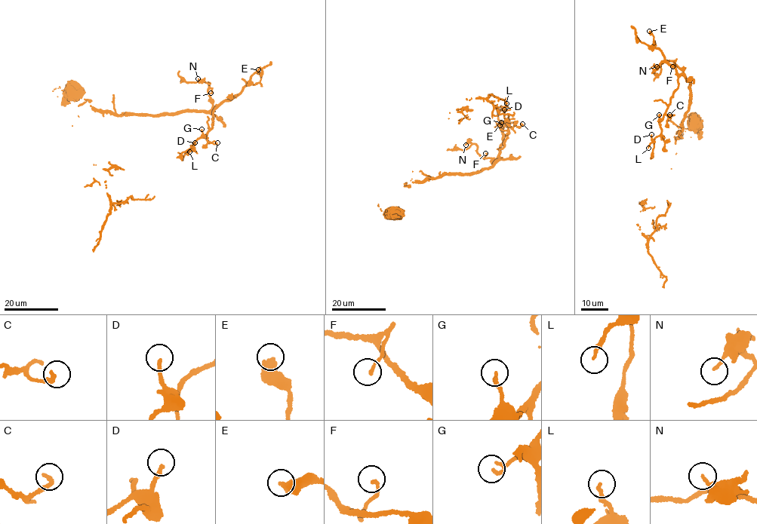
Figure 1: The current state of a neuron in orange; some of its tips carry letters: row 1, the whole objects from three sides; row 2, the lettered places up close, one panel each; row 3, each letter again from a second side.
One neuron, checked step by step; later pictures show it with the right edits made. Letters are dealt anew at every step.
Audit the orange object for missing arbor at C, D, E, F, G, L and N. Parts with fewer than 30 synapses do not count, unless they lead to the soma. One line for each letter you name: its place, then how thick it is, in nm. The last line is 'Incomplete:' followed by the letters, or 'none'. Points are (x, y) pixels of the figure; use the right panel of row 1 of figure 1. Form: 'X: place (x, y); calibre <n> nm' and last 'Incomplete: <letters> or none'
Incomplete: none

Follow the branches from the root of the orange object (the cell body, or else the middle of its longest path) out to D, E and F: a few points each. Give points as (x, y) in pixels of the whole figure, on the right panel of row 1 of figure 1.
D: (696, 124), (676, 136), (691, 99), (681, 75), (660, 123), (660, 134), (653, 139), (651, 134)
E: (696, 124), (698, 121), (676, 136), (683, 130), (689, 109), (690, 85), (665, 62), (649, 31)
F: (696, 124), (698, 121), (676, 136), (683, 130), (692, 97), (684, 70), (675, 60), (672, 66)

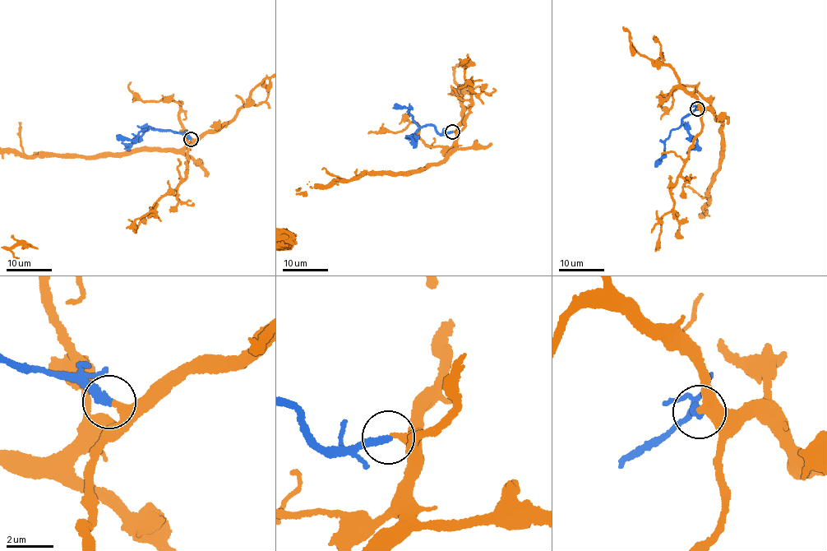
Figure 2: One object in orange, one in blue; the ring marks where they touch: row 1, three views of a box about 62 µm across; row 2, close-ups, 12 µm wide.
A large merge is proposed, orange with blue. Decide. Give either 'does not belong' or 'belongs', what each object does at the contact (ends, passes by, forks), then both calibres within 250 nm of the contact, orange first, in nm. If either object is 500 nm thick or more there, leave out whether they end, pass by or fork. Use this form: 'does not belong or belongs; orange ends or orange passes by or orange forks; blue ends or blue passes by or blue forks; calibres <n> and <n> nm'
belongs; orange passes by; blue ends; calibres 280 and 360 nm

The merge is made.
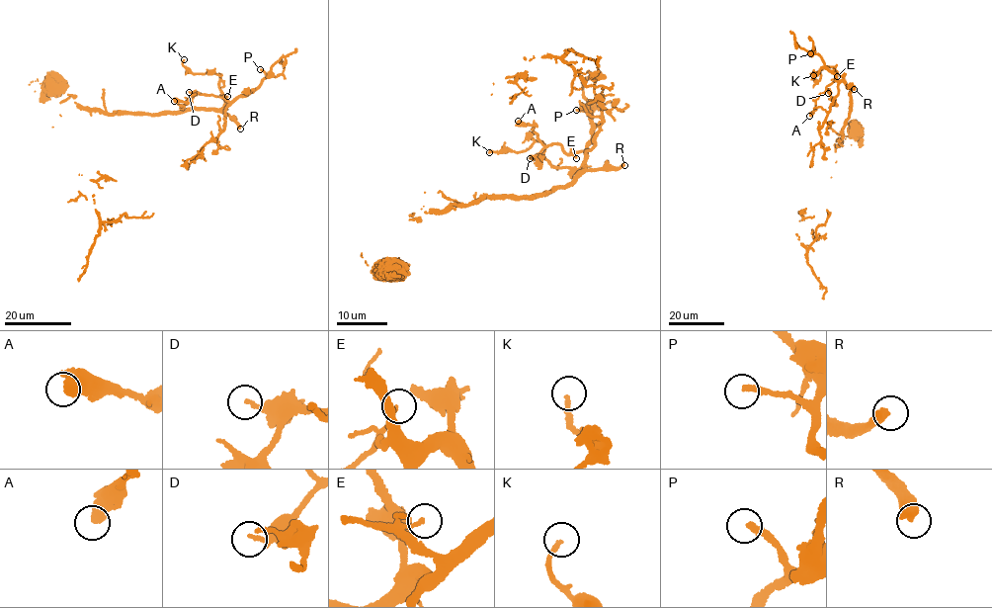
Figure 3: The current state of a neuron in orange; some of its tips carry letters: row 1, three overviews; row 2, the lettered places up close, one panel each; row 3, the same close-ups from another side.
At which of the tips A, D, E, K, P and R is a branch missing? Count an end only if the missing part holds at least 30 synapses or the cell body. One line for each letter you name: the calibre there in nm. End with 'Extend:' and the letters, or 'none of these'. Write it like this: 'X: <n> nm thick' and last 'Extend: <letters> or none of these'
K: 180 nm thick
P: 220 nm thick
R: 480 nm thick
Extend: K, P, R

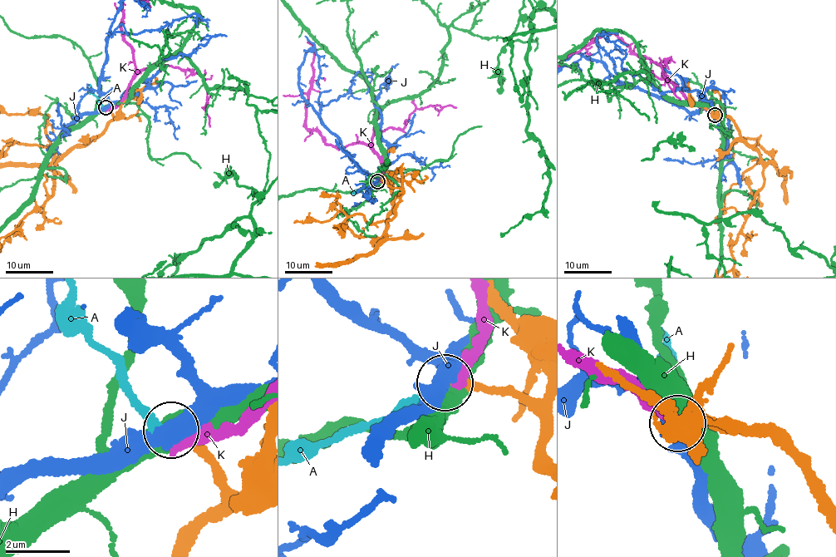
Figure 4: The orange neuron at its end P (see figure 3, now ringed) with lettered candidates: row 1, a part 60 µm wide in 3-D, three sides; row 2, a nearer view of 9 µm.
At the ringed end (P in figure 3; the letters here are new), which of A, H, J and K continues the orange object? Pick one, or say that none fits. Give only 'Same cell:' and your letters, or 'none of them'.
Same cell: none of them

